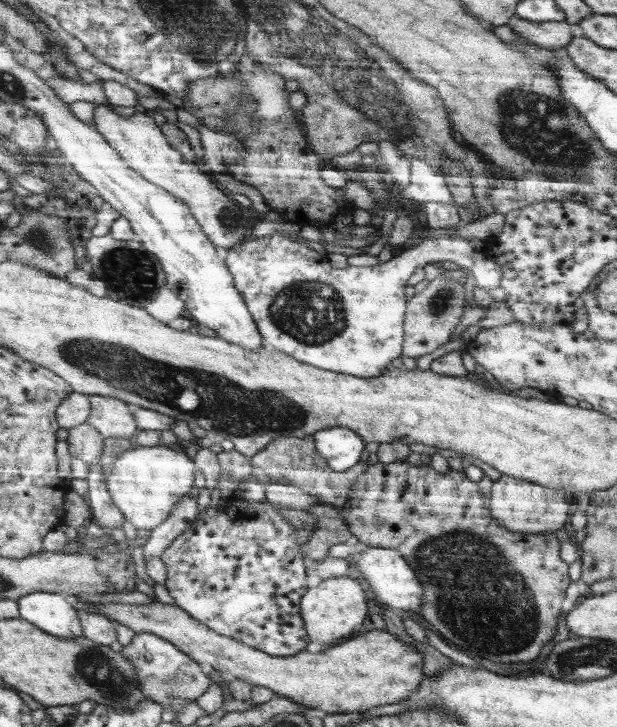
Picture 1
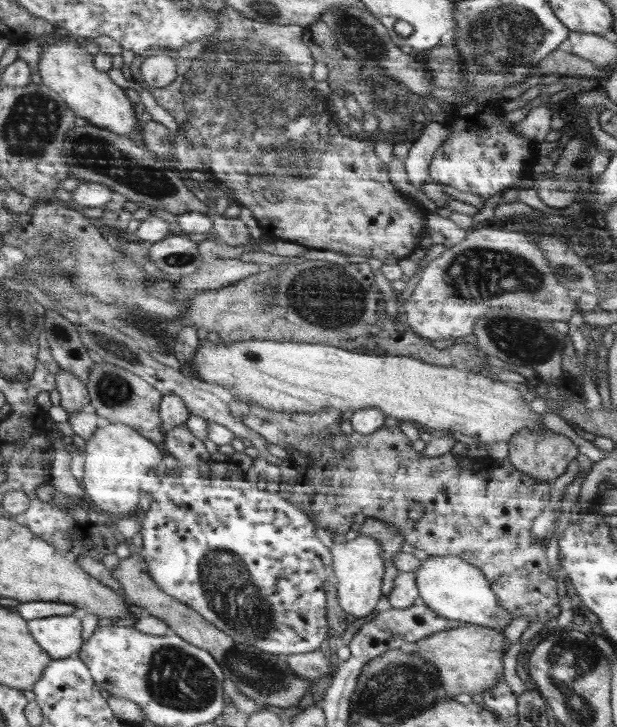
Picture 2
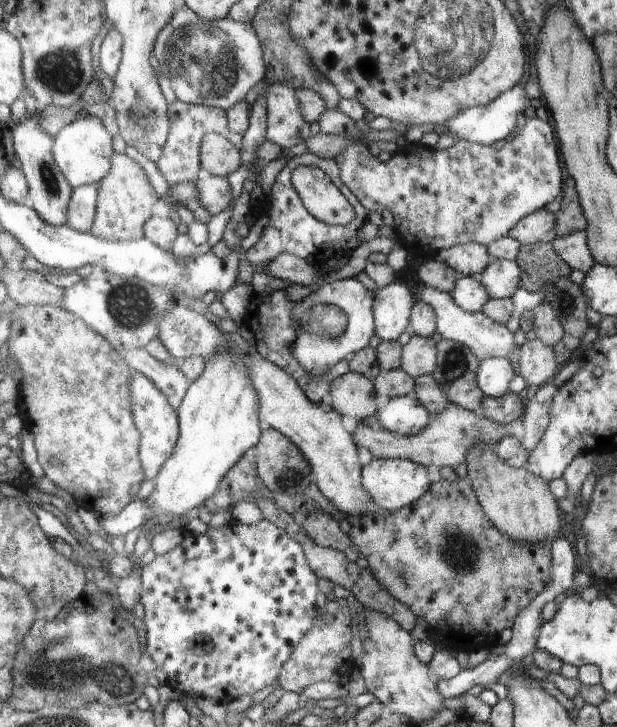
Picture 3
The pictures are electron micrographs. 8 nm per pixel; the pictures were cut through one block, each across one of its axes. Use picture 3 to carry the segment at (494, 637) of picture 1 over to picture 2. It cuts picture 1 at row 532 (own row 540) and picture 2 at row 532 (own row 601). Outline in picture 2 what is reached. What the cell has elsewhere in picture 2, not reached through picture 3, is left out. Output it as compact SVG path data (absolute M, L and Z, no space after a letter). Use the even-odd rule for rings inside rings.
M246 404L244 405L244 412L242 416L242 422L255 430L262 438L266 439L269 443L278 444L286 450L289 454L289 460L294 464L294 470L297 472L297 480L295 484L289 484L287 482L281 482L279 486L280 496L287 497L292 504L296 505L296 508L303 509L308 515L312 515L312 519L316 519L320 527L327 530L327 532L336 533L336 535L345 535L348 533L348 526L352 522L352 514L356 512L362 512L366 517L380 520L385 522L387 526L393 527L401 536L405 542L412 544L415 549L424 550L430 557L436 556L456 556L461 560L467 562L467 564L474 565L478 569L482 570L483 576L491 584L490 588L498 597L498 602L502 608L506 609L506 612L510 613L512 618L516 619L528 619L531 624L536 622L550 622L552 618L556 618L560 614L561 606L558 606L558 592L556 592L556 583L552 580L552 570L550 570L550 564L548 564L548 558L546 558L546 546L544 544L544 538L537 538L534 534L534 522L540 514L546 508L548 500L550 500L550 490L552 486L550 483L544 482L544 480L536 480L535 477L526 476L524 472L520 472L511 463L508 458L503 460L495 460L488 456L486 459L469 459L462 455L452 455L451 452L443 454L442 456L436 456L428 458L424 456L423 452L414 452L410 448L410 440L402 434L400 427L396 426L383 426L372 432L372 434L360 434L360 432L354 432L354 434L340 434L340 428L338 428L338 418L340 418L340 410L336 408L326 408L322 412L274 412L274 410L268 408L262 408L260 404ZM415 503L422 503L425 511L422 518L418 520L412 520L408 517L409 508Z

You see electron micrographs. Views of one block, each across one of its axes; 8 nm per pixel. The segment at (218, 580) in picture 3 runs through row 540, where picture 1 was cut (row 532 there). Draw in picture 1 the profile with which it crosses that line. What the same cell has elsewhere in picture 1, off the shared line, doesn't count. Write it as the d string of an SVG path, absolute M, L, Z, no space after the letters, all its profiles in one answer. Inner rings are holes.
M238 497L234 498L234 502L231 501L226 506L219 506L218 510L206 507L203 513L197 512L192 524L174 540L171 546L166 548L165 552L160 554L160 559L166 565L166 584L164 586L168 590L168 594L174 599L175 606L183 609L189 616L202 621L202 624L208 625L208 628L215 629L216 632L224 636L243 641L244 644L256 647L272 656L289 657L302 652L308 646L309 634L300 612L300 598L307 595L306 590L309 590L309 588L306 586L304 554L302 554L302 550L300 550L300 546L296 542L294 528L292 528L290 521L285 519L277 509L278 507L271 505L266 498L261 503L251 503L242 498L238 500Z

